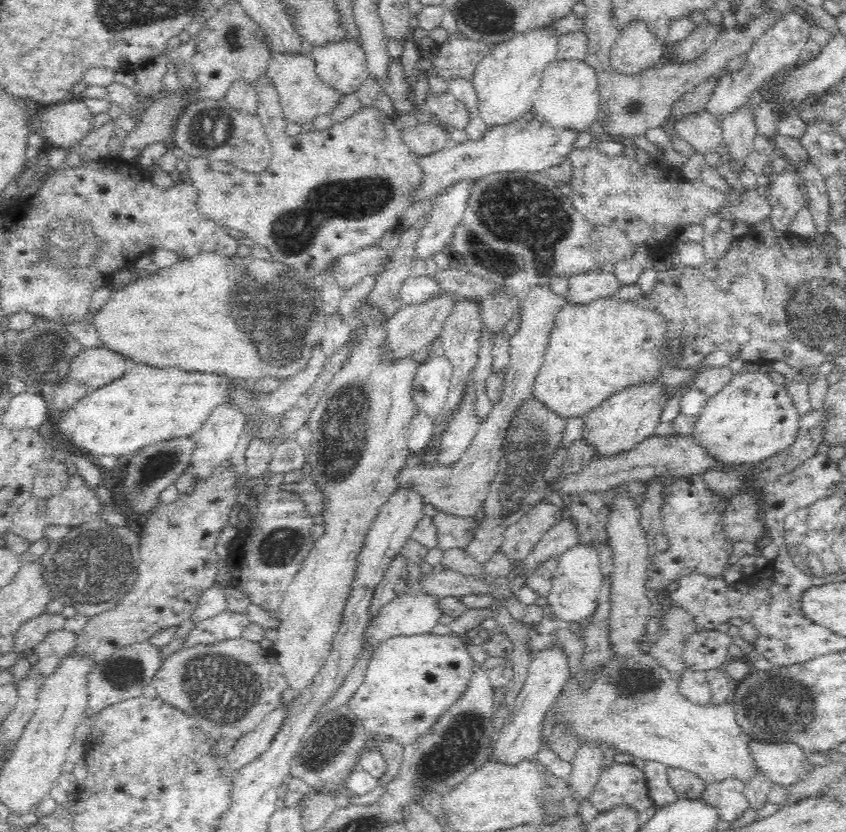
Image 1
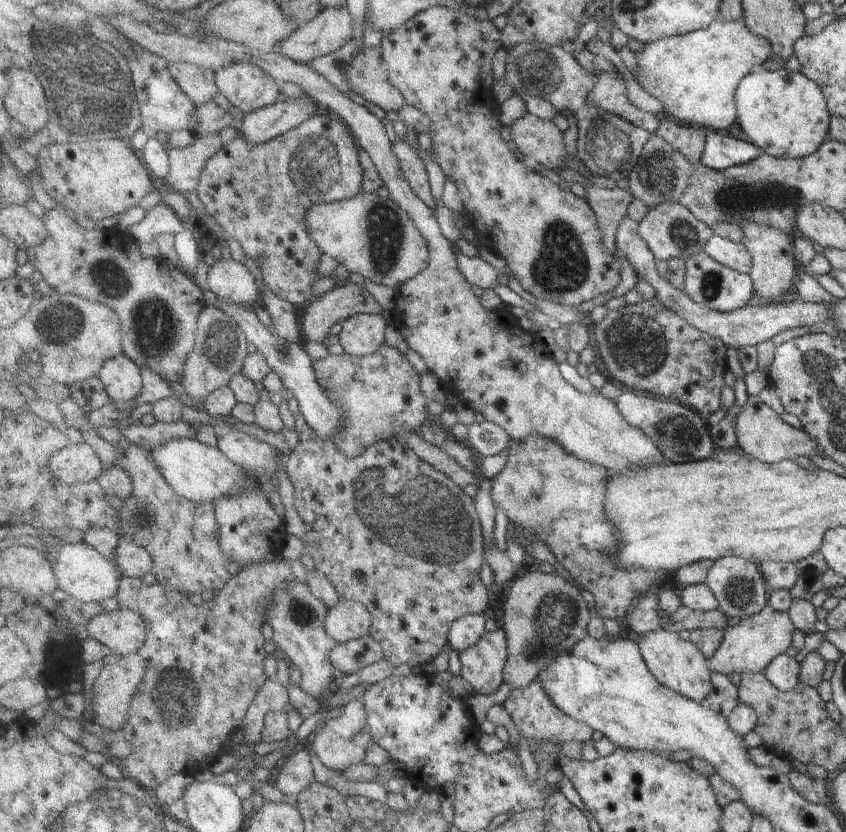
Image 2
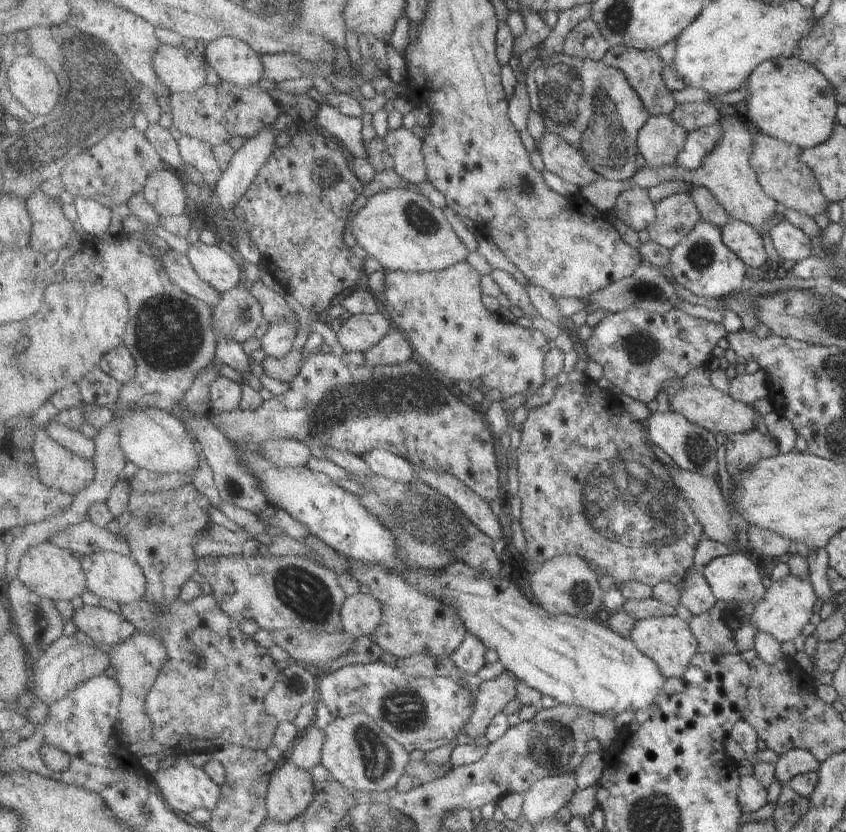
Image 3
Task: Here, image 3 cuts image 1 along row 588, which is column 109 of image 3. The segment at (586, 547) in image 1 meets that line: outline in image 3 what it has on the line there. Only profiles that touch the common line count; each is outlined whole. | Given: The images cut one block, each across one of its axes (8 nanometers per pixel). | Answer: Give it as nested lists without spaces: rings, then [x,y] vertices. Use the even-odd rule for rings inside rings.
[[[111,551],[90,555],[83,562],[88,576],[88,588],[101,601],[108,600],[119,604],[133,604],[147,597],[148,578],[143,567],[130,556]]]

